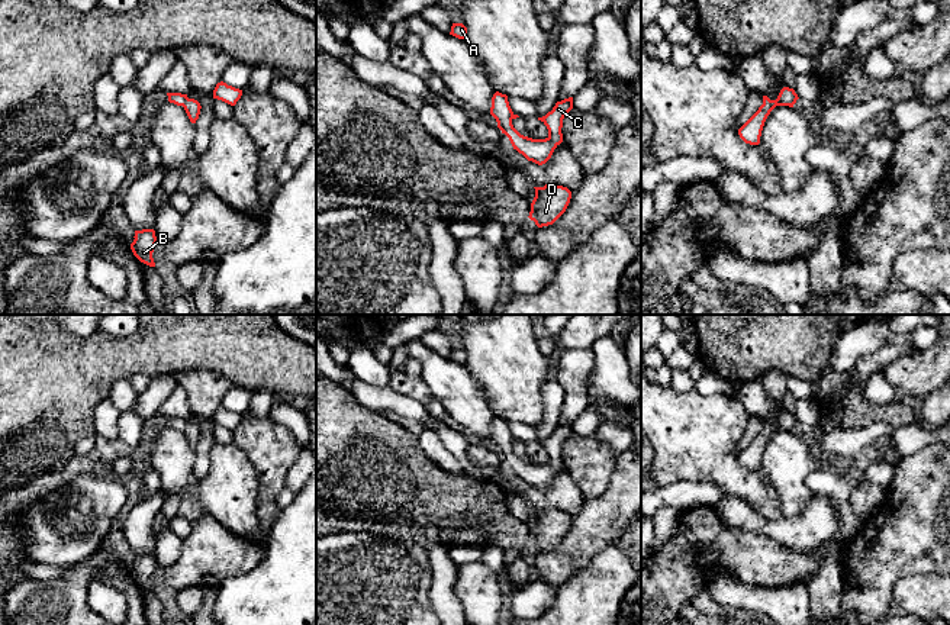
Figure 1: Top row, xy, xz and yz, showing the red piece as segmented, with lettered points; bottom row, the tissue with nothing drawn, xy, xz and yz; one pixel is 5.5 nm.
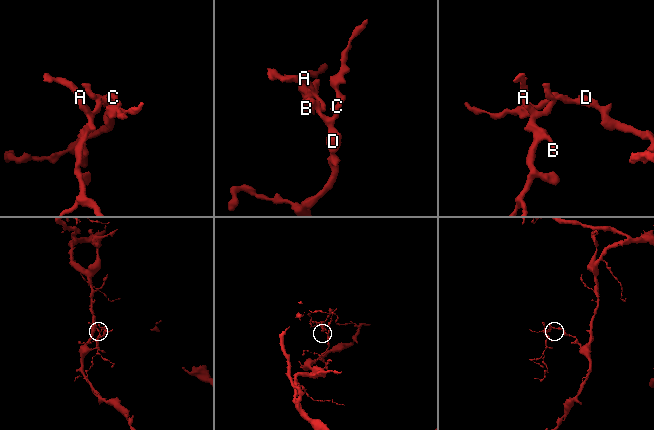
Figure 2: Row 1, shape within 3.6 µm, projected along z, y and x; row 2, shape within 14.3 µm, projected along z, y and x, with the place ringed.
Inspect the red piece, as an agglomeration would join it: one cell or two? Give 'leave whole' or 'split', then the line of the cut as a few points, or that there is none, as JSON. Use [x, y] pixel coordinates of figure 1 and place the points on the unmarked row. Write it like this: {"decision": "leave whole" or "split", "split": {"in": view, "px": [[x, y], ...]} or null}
{"decision": "split", "split": {"in": "xy", "px": [[187, 422], [183, 431]]}}

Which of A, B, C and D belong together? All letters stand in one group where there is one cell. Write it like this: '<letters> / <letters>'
A B / C D

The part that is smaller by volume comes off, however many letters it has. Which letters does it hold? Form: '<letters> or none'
A, B

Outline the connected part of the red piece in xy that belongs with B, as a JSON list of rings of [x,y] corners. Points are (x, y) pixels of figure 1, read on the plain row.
[[[154,554],[135,555],[133,567],[131,574],[133,580],[144,589],[155,592],[152,577],[157,568],[157,561]]]

